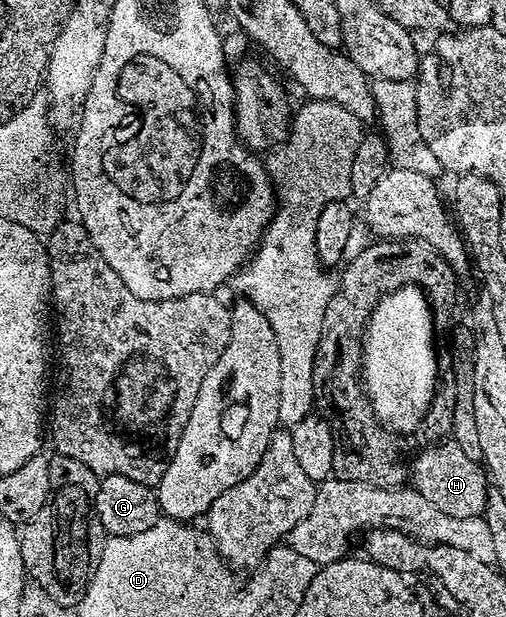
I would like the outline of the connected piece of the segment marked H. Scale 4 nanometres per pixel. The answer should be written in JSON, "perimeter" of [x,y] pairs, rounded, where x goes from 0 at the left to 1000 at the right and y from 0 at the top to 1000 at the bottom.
{"perimeter":[[[883,712],[872,718],[850,718],[840,723],[844,728],[820,744],[818,754],[808,755],[806,780],[814,791],[830,802],[838,802],[838,809],[846,809],[846,815],[854,815],[854,822],[862,822],[862,828],[877,828],[877,835],[893,835],[893,841],[933,841],[935,838],[953,838],[960,830],[960,815],[964,807],[964,768],[951,752],[933,744],[925,744],[925,737],[917,737],[917,731],[909,731],[909,724],[895,715]]]}

